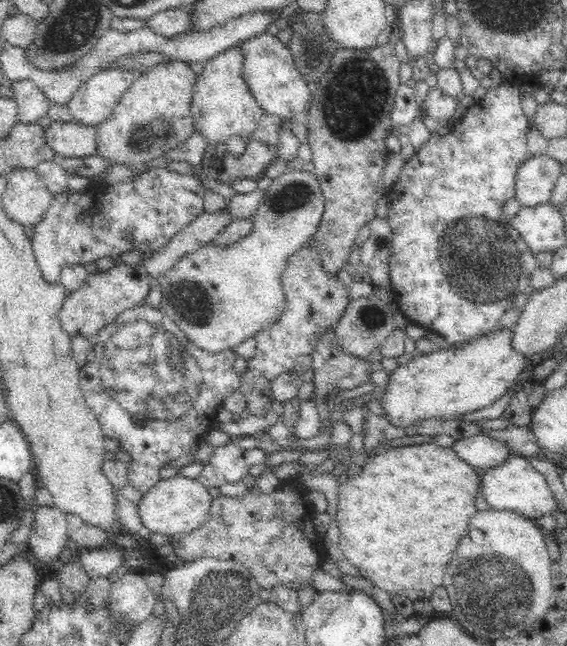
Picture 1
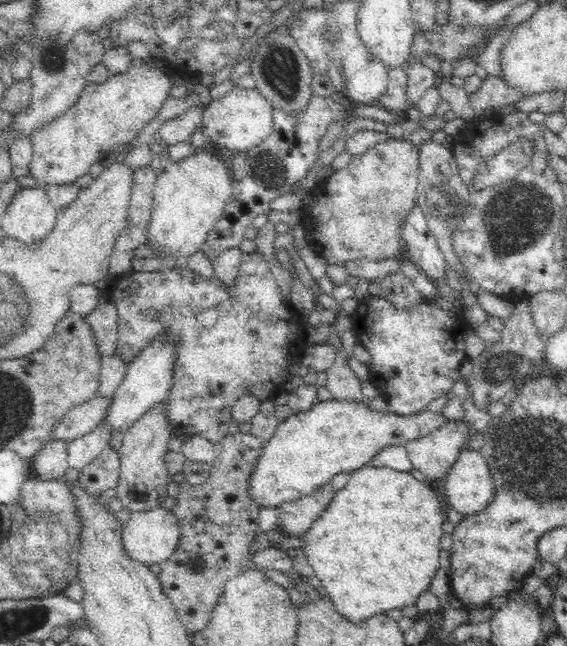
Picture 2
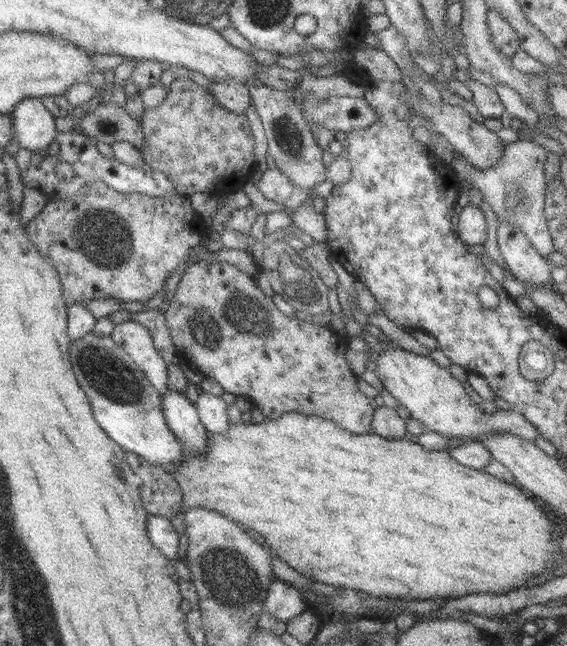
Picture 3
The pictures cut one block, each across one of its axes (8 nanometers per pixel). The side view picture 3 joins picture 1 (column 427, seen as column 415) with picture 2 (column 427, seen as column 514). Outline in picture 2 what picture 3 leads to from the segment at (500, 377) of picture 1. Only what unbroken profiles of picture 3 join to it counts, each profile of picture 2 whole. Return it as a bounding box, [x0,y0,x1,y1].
[250,400,449,509]

